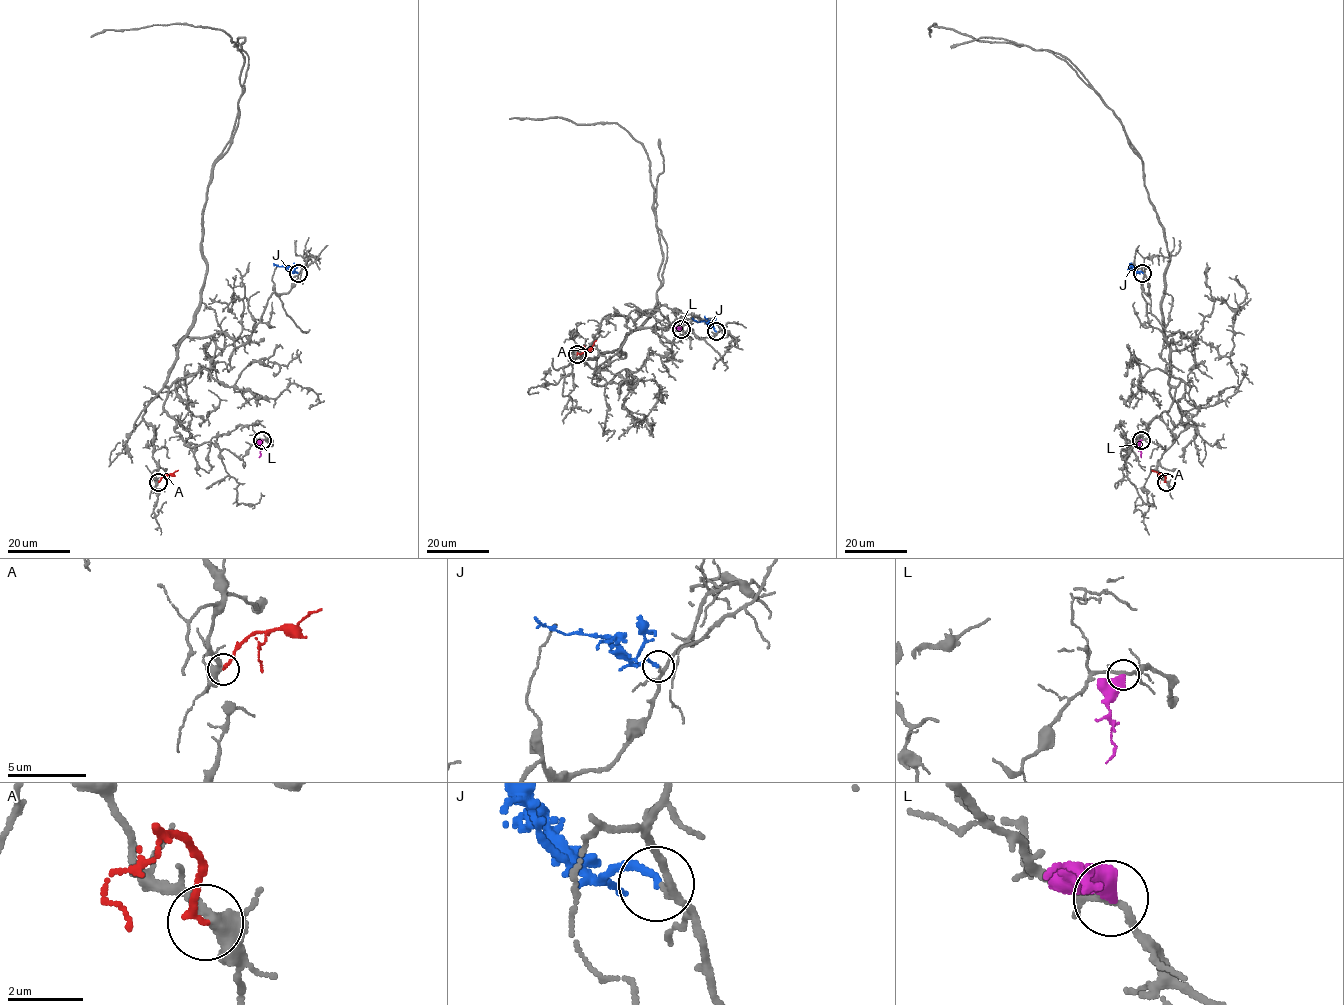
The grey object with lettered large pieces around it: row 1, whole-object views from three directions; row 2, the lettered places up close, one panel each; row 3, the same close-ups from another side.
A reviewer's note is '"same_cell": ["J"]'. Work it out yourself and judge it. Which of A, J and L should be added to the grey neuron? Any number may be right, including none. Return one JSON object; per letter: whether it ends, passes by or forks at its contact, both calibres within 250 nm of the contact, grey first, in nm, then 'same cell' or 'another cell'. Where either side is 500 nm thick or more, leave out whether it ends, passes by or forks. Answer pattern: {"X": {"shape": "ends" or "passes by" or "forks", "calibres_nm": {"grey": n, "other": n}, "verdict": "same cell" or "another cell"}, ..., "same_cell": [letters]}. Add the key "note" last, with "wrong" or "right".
{"A": {"shape": "ends", "calibres_nm": {"grey": 360, "other": 180}, "verdict": "another cell"}, "J": {"shape": "ends", "calibres_nm": {"grey": 160, "other": 170}, "verdict": "another cell"}, "L": {"shape": "ends", "calibres_nm": {"grey": 150, "other": 480}, "verdict": "another cell"}, "same_cell": [], "note": "wrong"}

